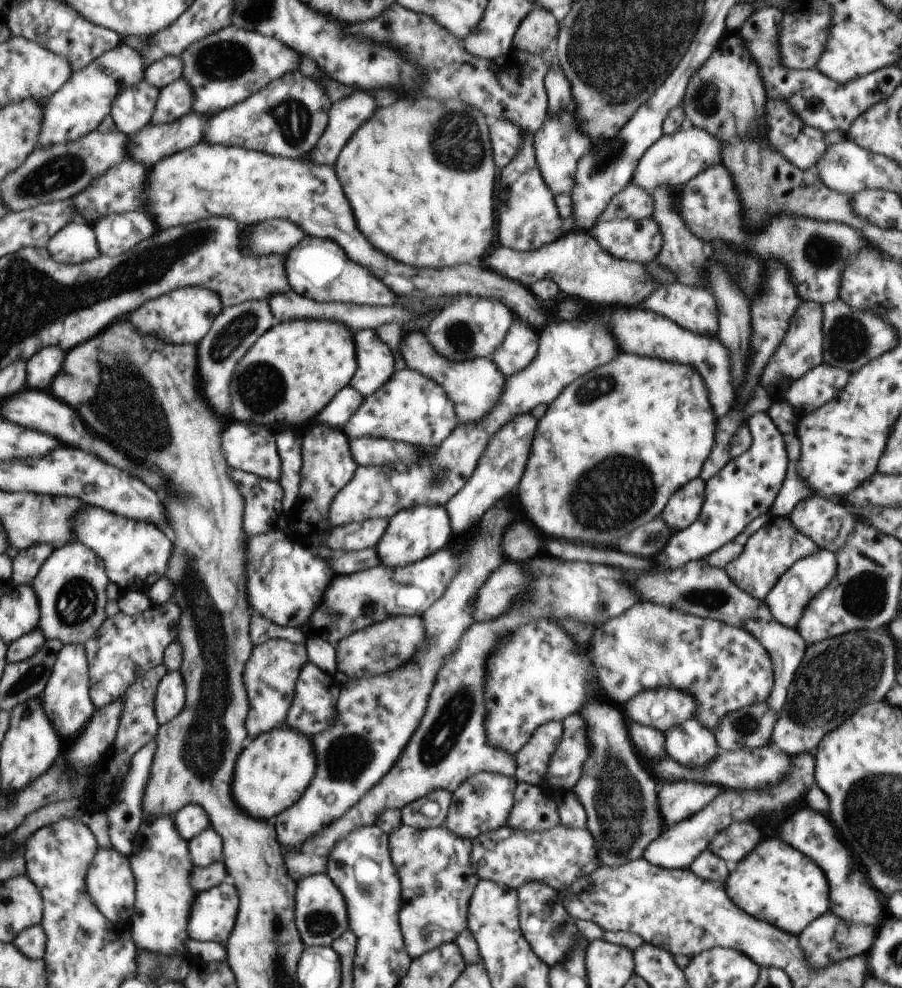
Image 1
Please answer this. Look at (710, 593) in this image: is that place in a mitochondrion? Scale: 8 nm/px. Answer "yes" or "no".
yes

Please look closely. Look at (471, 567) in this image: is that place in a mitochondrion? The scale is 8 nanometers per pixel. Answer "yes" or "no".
yes

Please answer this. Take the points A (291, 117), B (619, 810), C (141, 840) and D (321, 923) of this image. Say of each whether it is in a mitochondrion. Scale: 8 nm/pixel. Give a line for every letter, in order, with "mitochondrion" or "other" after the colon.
A: mitochondrion
B: mitochondrion
C: other
D: mitochondrion

